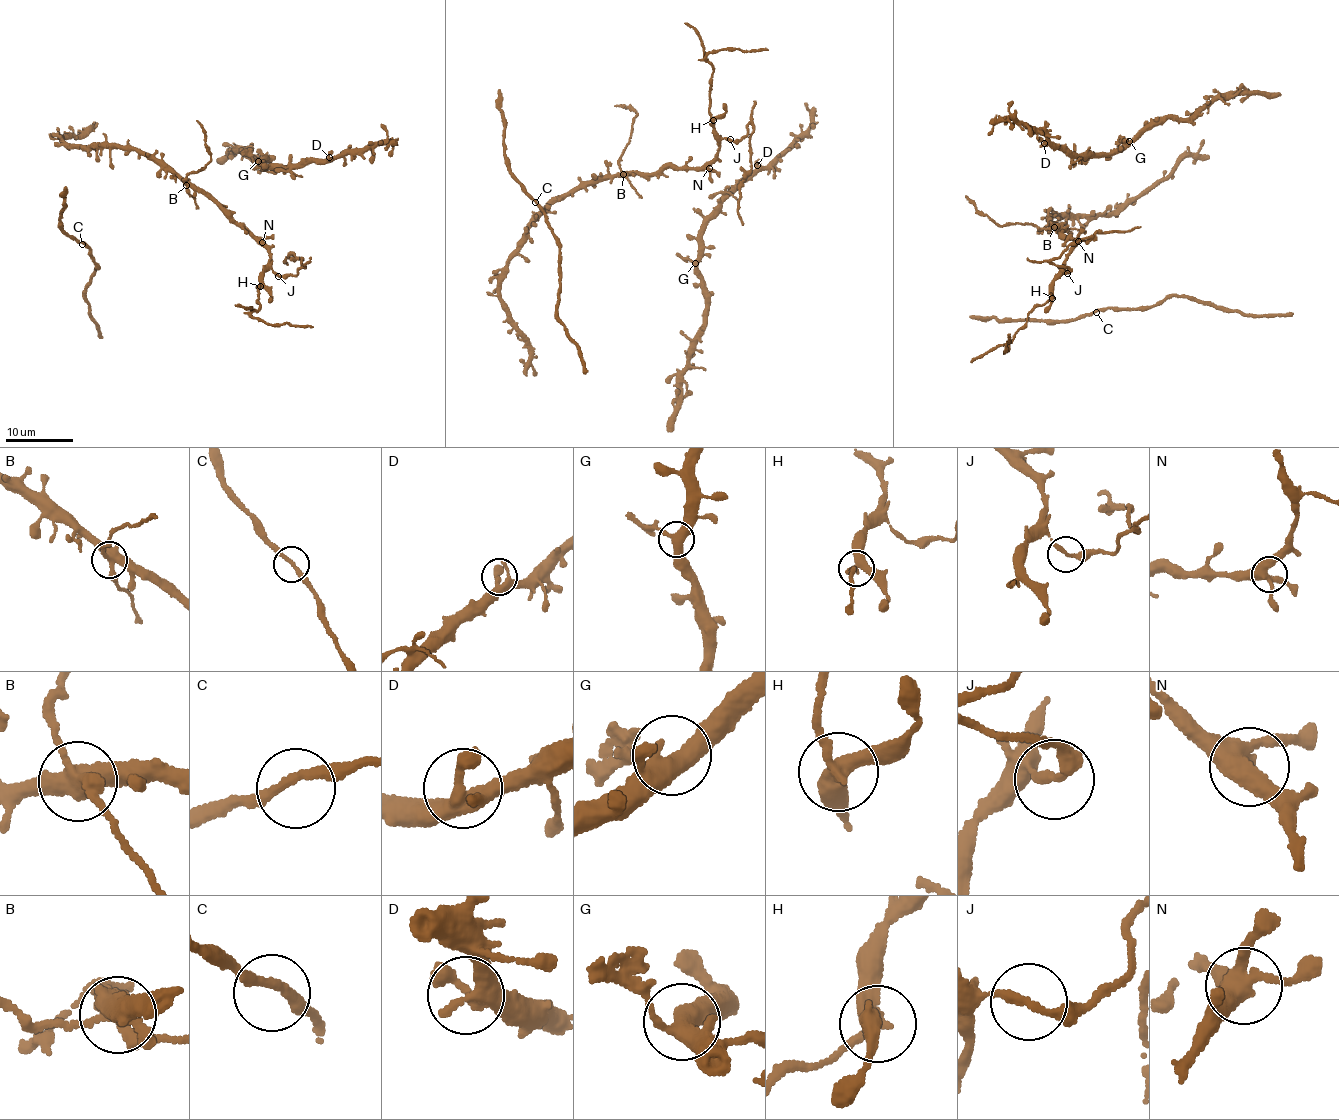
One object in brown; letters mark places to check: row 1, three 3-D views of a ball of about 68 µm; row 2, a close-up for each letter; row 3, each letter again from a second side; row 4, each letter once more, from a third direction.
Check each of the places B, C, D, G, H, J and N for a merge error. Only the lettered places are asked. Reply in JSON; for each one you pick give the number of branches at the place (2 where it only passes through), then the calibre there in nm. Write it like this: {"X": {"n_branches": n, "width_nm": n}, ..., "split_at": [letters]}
{"B": {"n_branches": 4, "width_nm": 440}, "H": {"n_branches": 3, "width_nm": 320}, "J": {"n_branches": 2, "width_nm": 200}, "split_at": ["B", "H", "J"]}

